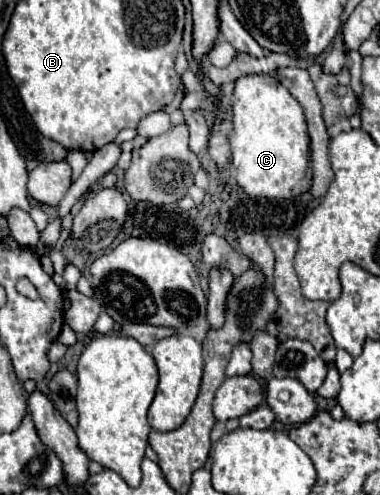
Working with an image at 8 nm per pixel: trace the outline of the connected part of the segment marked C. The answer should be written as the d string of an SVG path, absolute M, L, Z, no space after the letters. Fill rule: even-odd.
M252 74L236 80L234 86L234 134L230 136L232 144L232 168L236 172L236 182L246 194L262 198L294 198L310 188L308 178L308 160L310 160L310 138L306 130L304 112L300 104L272 78L270 74Z

